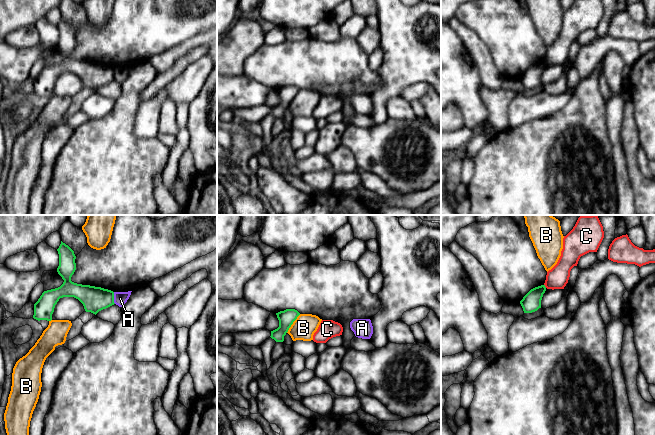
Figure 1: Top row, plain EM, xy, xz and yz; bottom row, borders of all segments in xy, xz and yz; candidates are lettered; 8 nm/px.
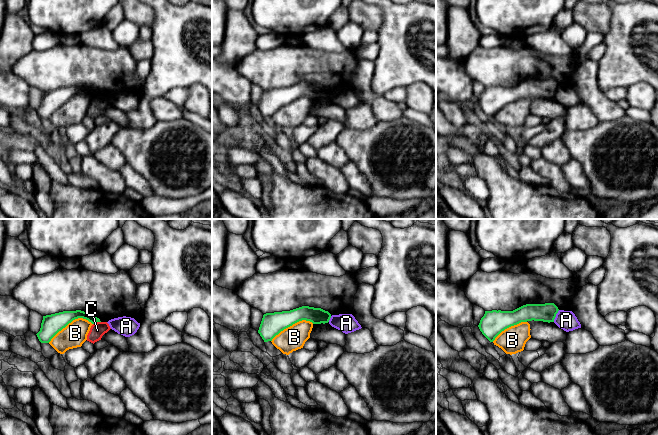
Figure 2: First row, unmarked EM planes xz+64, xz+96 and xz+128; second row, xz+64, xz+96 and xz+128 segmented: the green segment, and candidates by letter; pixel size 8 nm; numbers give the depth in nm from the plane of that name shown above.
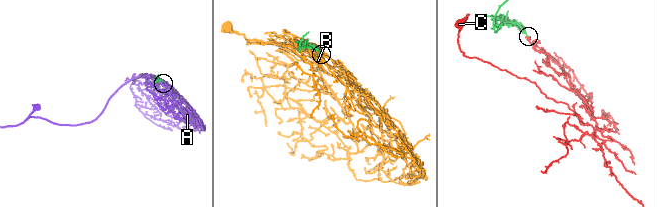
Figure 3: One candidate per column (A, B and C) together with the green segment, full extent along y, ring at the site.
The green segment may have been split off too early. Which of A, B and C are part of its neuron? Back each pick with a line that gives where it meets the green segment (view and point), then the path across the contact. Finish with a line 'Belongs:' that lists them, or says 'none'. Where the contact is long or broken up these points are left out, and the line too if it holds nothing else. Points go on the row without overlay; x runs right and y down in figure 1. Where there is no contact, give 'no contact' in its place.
Belongs: none

